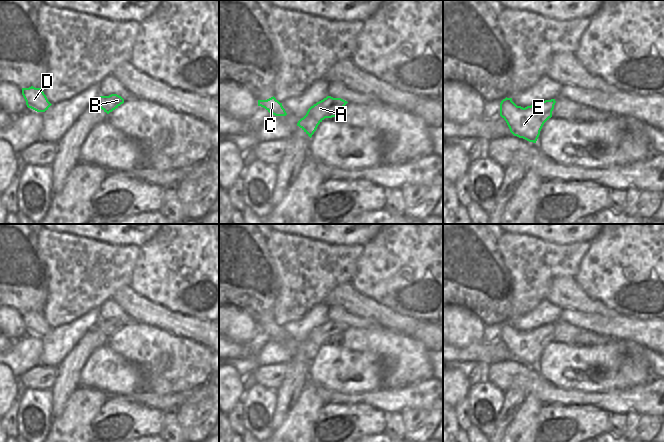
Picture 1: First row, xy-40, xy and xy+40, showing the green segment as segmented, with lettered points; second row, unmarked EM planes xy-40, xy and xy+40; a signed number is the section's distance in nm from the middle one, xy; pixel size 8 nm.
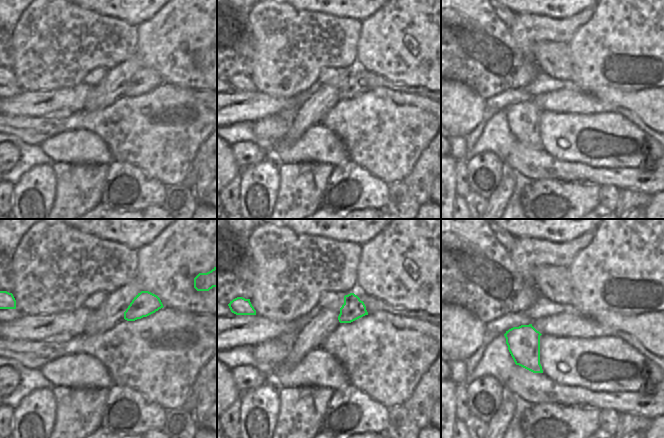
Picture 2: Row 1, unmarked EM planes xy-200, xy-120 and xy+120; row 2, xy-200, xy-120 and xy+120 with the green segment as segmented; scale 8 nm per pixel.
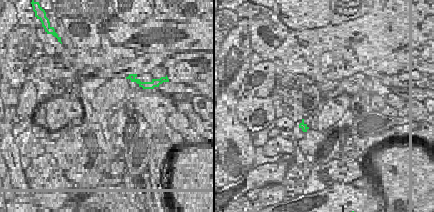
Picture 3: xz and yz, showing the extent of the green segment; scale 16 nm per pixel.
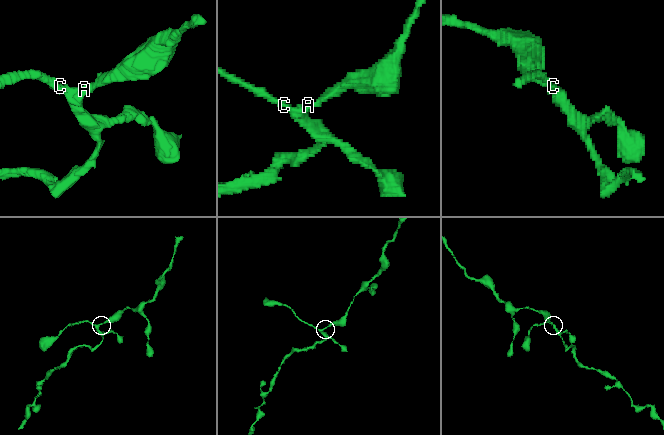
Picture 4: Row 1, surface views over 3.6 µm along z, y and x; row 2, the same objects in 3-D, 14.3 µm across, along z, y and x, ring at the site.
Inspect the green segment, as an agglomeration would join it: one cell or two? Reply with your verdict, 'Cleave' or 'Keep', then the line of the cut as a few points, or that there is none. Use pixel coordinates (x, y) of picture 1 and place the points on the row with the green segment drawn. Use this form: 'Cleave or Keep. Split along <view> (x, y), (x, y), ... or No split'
Keep. No split.

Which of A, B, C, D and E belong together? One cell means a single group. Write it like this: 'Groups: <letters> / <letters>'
Groups: A B C D E.

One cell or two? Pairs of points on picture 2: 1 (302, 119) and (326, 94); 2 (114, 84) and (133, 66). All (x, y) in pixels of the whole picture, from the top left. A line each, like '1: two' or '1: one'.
1: one
2: one

